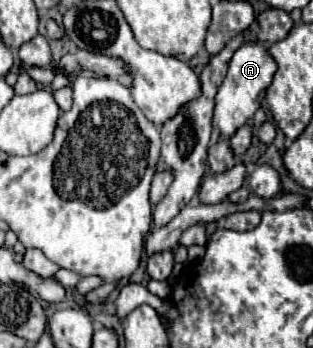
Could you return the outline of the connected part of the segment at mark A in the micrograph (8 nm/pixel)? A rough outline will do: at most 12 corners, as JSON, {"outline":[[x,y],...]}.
{"outline":[[244,43],[218,87],[212,127],[230,139],[260,107],[276,63]]}

